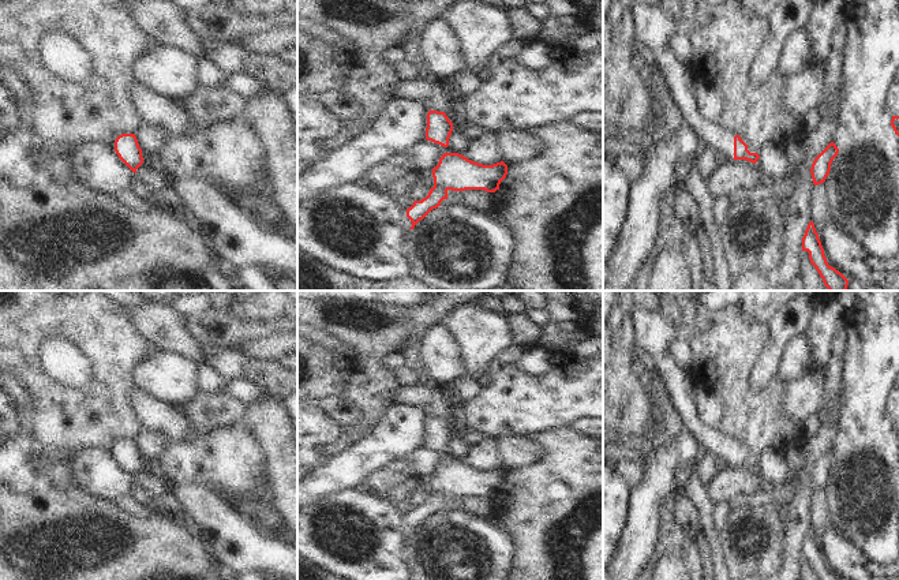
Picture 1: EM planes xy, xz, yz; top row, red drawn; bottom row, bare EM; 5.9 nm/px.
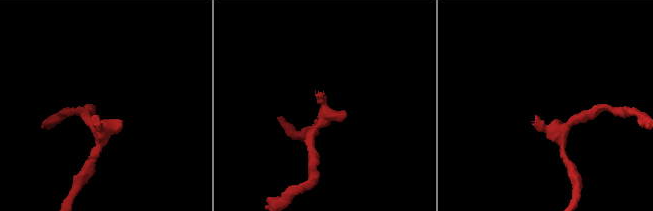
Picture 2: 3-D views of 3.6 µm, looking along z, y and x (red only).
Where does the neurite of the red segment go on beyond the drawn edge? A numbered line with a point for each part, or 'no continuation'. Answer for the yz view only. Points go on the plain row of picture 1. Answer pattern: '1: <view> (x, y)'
1: yz (652, 333)

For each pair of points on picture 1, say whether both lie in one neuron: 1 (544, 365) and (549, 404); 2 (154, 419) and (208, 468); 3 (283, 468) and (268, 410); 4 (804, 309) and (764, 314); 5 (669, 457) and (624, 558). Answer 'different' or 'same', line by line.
1: different
2: same
3: same
4: different
5: same

